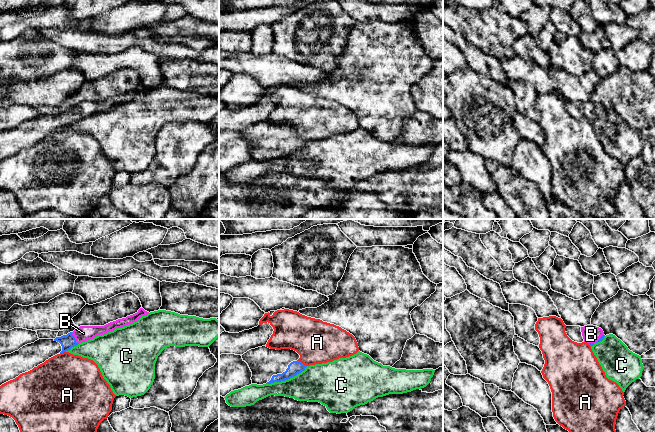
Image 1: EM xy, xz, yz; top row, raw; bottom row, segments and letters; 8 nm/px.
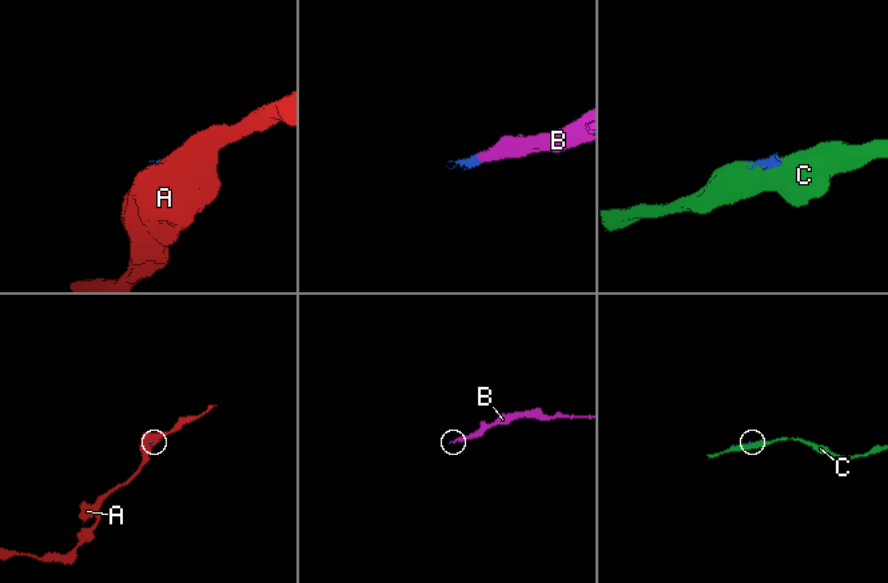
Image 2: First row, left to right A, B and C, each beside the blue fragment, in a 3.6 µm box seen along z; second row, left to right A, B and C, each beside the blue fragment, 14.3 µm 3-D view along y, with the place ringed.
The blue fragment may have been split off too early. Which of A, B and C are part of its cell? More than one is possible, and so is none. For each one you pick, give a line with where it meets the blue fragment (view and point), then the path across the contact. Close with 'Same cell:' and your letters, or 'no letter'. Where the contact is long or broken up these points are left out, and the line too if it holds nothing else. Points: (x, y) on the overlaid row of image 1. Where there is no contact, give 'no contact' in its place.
B: meets blue in xy at (74, 338)
Same cell: B

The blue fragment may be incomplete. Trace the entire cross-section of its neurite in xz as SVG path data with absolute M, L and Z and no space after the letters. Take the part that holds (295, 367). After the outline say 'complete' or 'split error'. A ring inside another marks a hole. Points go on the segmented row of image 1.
M265 345L241 356L252 372L252 384L257 385L288 380L307 367L298 361L300 355L291 349L276 350Z; split error

